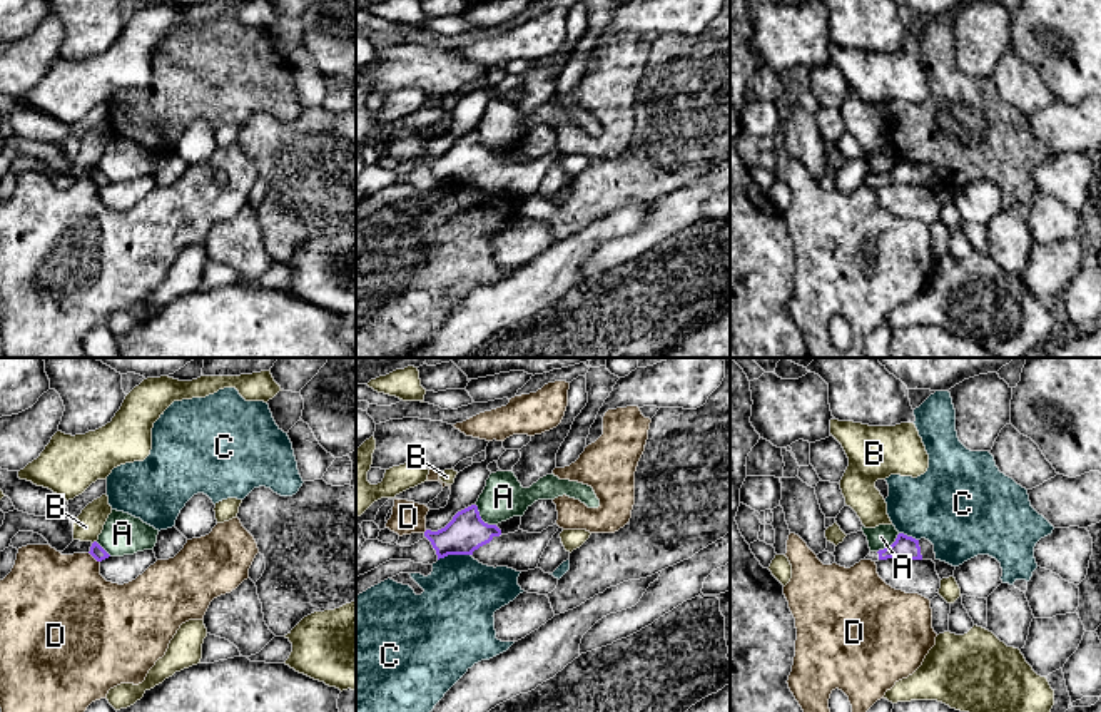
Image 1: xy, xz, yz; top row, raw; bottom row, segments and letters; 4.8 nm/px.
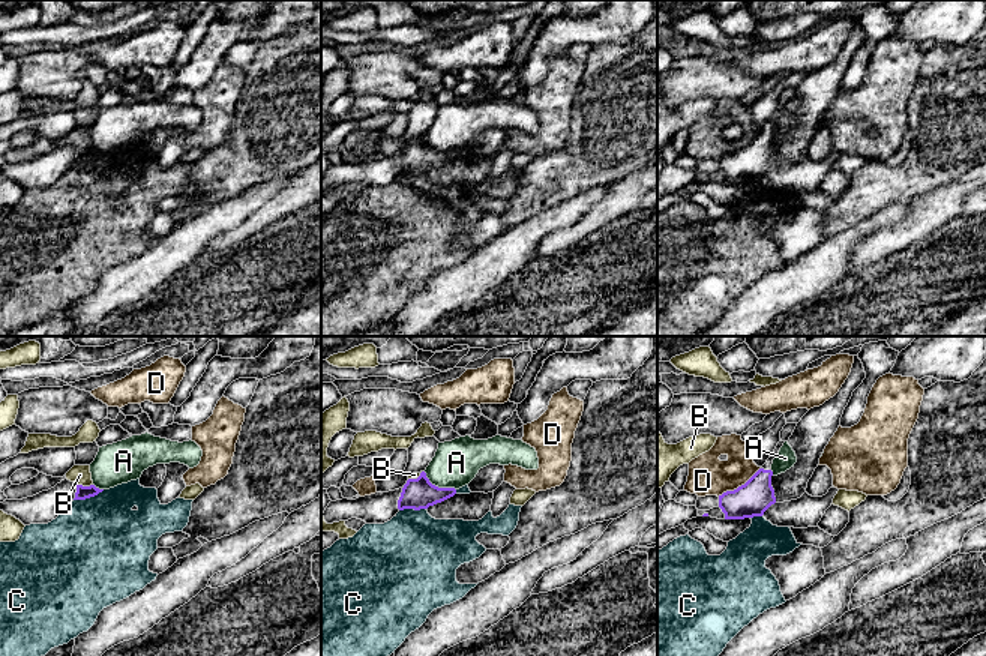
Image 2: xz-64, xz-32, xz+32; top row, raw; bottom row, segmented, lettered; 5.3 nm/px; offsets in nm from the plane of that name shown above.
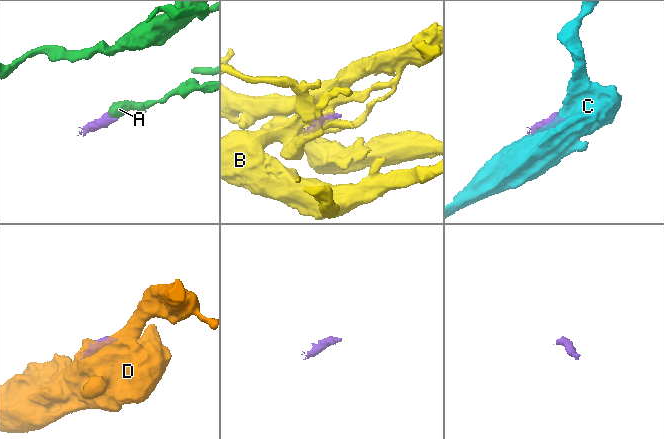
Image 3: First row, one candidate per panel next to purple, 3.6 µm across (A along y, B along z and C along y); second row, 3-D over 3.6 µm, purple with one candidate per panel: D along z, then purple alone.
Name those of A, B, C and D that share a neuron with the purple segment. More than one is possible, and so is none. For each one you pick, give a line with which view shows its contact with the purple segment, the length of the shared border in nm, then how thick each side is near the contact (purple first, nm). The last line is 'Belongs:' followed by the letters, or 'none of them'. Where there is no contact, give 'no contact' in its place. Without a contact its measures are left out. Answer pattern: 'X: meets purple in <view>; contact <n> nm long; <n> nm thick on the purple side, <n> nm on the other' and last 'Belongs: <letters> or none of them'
B: meets purple in xy; contact 30 nm long; 70 nm thick on the purple side, 140 nm on the other
Belongs: B

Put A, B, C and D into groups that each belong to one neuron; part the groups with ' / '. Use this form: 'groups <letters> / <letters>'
groups A / B / C / D

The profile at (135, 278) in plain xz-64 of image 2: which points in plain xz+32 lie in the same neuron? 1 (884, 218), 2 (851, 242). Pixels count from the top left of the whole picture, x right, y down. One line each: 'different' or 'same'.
1: same
2: same

